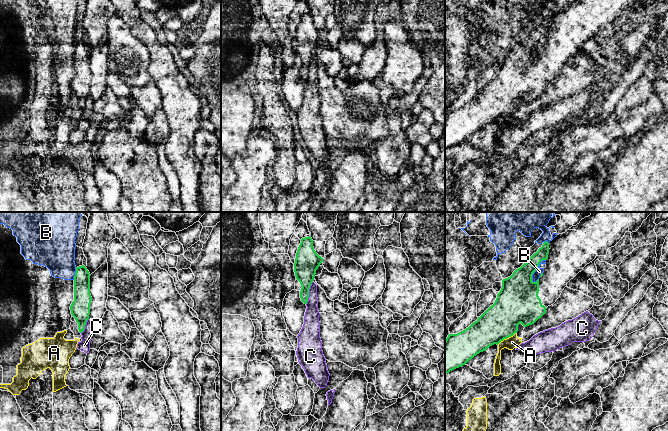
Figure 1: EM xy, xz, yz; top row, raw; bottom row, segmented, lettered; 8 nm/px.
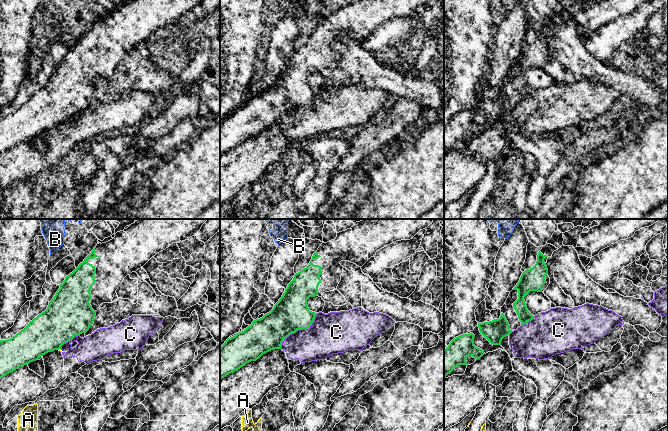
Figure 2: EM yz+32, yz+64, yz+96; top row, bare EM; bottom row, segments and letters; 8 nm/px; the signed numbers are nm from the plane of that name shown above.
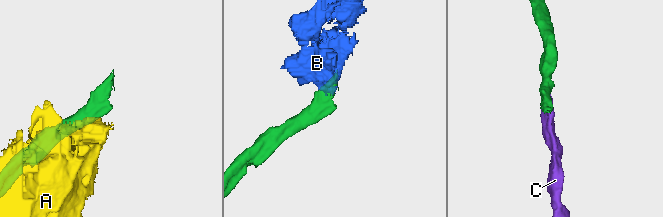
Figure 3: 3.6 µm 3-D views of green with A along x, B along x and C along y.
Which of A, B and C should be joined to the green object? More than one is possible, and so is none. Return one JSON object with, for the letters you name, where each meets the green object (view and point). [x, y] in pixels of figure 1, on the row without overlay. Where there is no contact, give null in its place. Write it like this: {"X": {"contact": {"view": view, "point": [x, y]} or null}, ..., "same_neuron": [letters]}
{"same_neuron": []}

